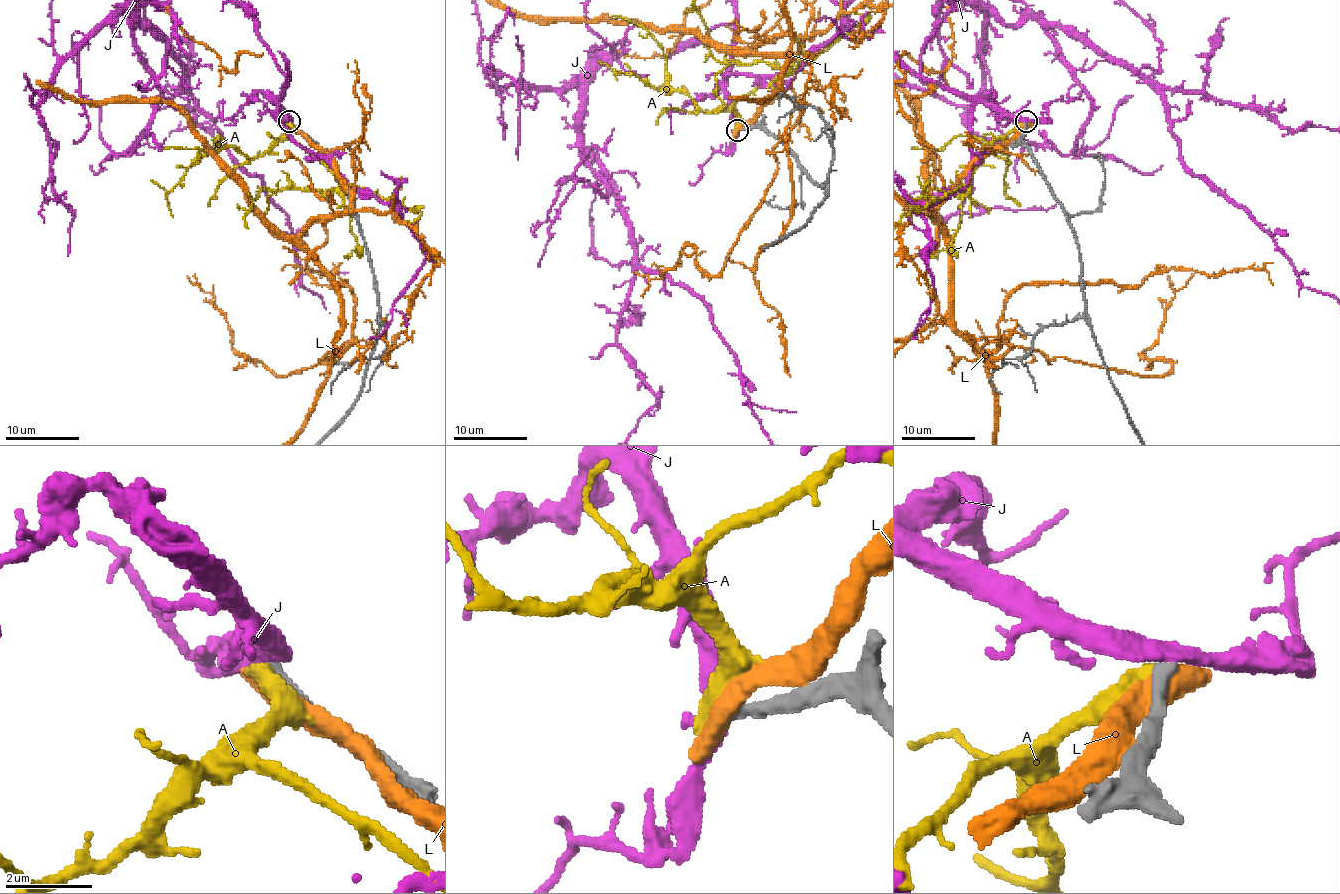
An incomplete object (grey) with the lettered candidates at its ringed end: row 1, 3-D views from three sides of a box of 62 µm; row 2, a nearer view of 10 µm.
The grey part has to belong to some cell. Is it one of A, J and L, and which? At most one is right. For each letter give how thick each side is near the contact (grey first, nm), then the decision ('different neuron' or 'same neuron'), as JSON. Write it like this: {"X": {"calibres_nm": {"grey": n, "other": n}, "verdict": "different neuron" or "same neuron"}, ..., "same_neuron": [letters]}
{"A": {"calibres_nm": {"grey": 360, "other": 480}, "verdict": "different neuron"}, "J": {"calibres_nm": {"grey": 320, "other": 440}, "verdict": "different neuron"}, "L": {"calibres_nm": {"grey": 400, "other": 480}, "verdict": "different neuron"}, "same_neuron": []}

